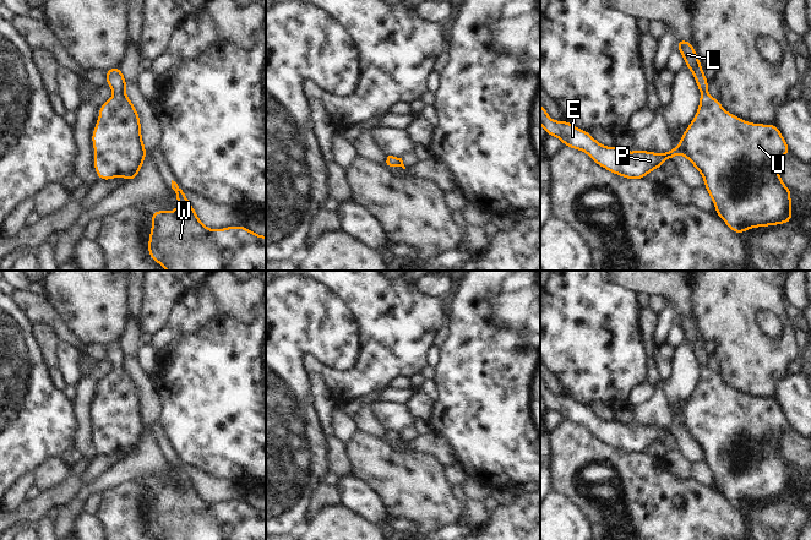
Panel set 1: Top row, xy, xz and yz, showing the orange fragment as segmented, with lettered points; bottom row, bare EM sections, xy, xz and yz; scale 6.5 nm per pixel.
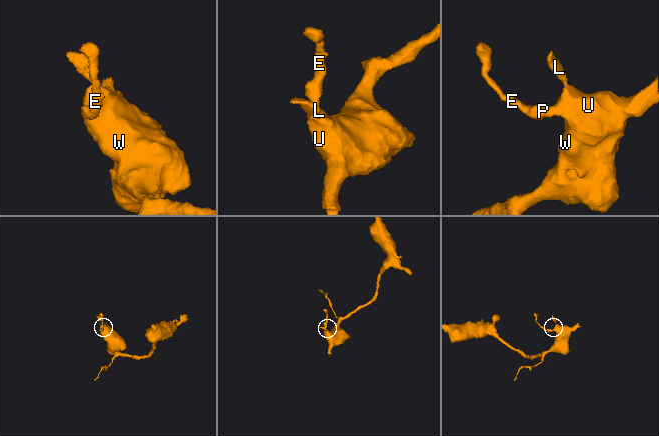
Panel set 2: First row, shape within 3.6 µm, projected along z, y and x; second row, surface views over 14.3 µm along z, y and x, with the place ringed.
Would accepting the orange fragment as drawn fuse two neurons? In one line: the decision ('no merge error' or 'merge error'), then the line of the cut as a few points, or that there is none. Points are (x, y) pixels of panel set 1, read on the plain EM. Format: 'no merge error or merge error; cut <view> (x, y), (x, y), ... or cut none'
no merge error; cut none

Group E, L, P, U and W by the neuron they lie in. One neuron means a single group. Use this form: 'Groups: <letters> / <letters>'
Groups: E L P U W.

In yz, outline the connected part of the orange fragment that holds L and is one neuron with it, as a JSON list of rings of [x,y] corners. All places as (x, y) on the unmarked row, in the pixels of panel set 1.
[[[677,315],[677,323],[685,332],[685,339],[695,349],[696,359],[701,365],[700,382],[684,407],[680,420],[666,427],[653,427],[637,424],[627,426],[617,421],[605,421],[597,416],[590,408],[562,394],[549,392],[540,377],[540,398],[548,410],[559,411],[564,420],[586,426],[598,440],[610,447],[626,453],[639,454],[655,442],[663,441],[665,433],[674,433],[676,429],[685,430],[704,453],[704,462],[715,479],[718,489],[735,507],[757,501],[789,497],[791,492],[791,465],[784,459],[779,444],[774,440],[784,429],[790,429],[784,411],[773,399],[751,398],[725,386],[718,373],[707,367],[709,356],[691,316]]]

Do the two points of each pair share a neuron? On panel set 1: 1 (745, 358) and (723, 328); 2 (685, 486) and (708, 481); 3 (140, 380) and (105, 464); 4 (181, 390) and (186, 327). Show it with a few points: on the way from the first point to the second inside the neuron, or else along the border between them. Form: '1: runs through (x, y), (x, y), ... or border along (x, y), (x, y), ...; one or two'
1: runs through (743, 350), (730, 336); one
2: border along (692, 478), (702, 485), (714, 487); two
3: border along (129, 456), (116, 462), (94, 480); two
4: border along (210, 320), (196, 332), (188, 336), (180, 334); two

